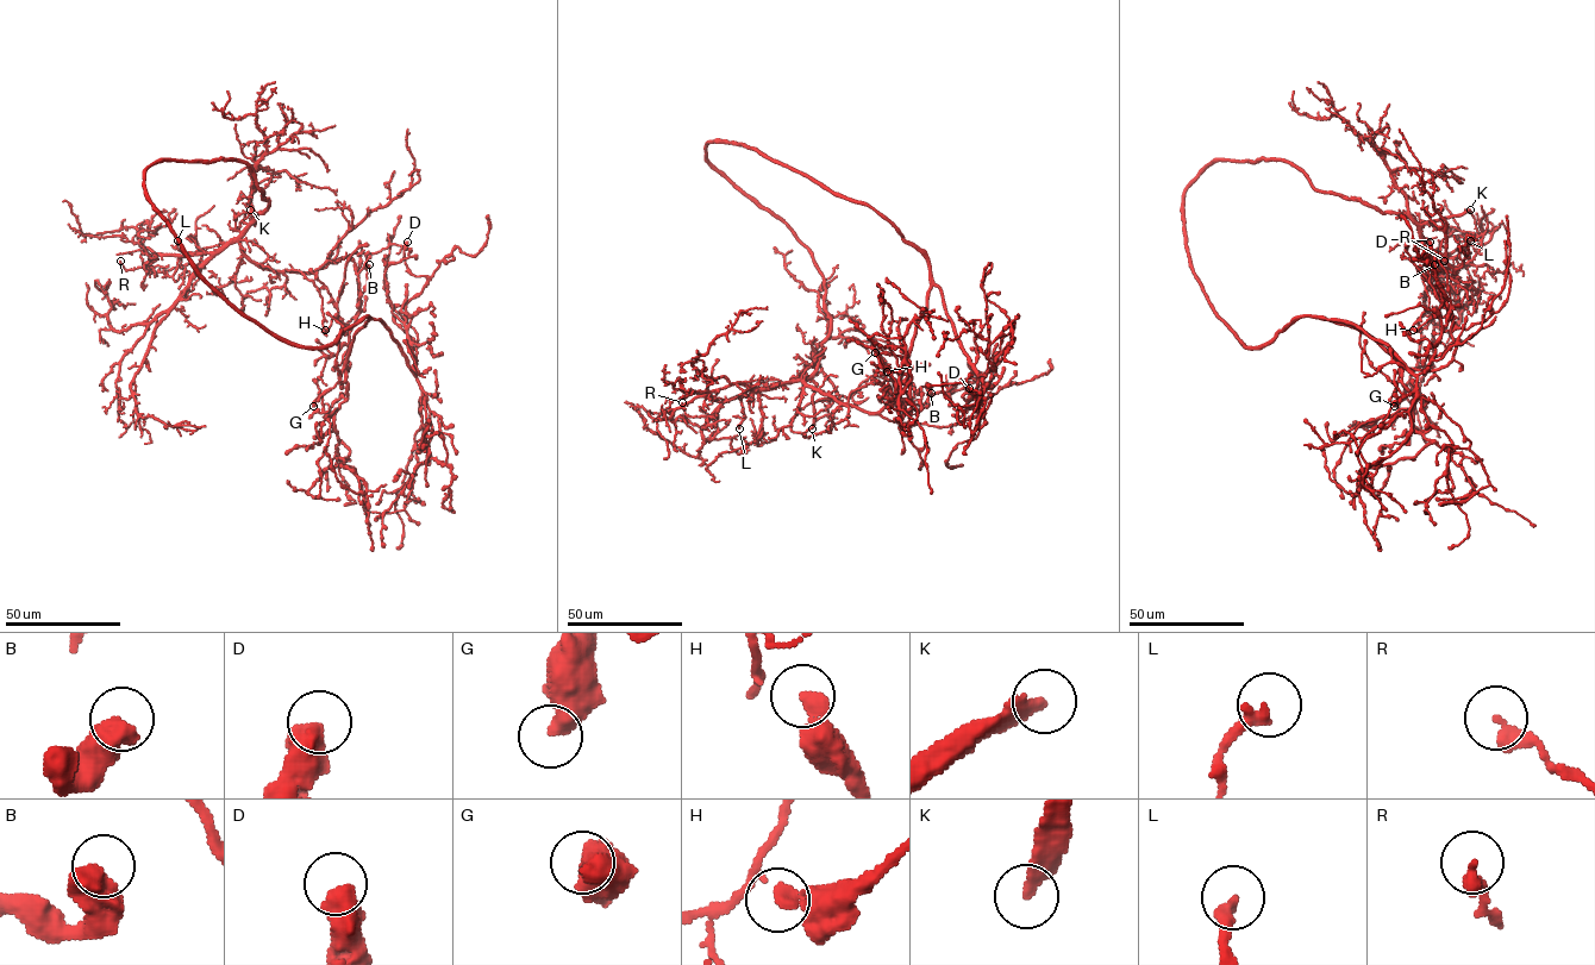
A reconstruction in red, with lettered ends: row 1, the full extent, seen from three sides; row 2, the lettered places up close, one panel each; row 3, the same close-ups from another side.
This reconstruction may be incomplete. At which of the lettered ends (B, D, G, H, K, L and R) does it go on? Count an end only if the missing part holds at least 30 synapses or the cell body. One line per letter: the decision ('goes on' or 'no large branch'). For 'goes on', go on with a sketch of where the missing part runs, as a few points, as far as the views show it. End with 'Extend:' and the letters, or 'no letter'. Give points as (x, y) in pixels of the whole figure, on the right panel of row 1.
B: no large branch
D: no large branch
G: no large branch
H: no large branch
K: goes on; missing branch runs (1470, 210), (1497, 189), (1497, 168), (1502, 155), (1513, 152), (1525, 157), (1537, 146), (1532, 144)
L: no large branch
R: no large branch
Extend: K

